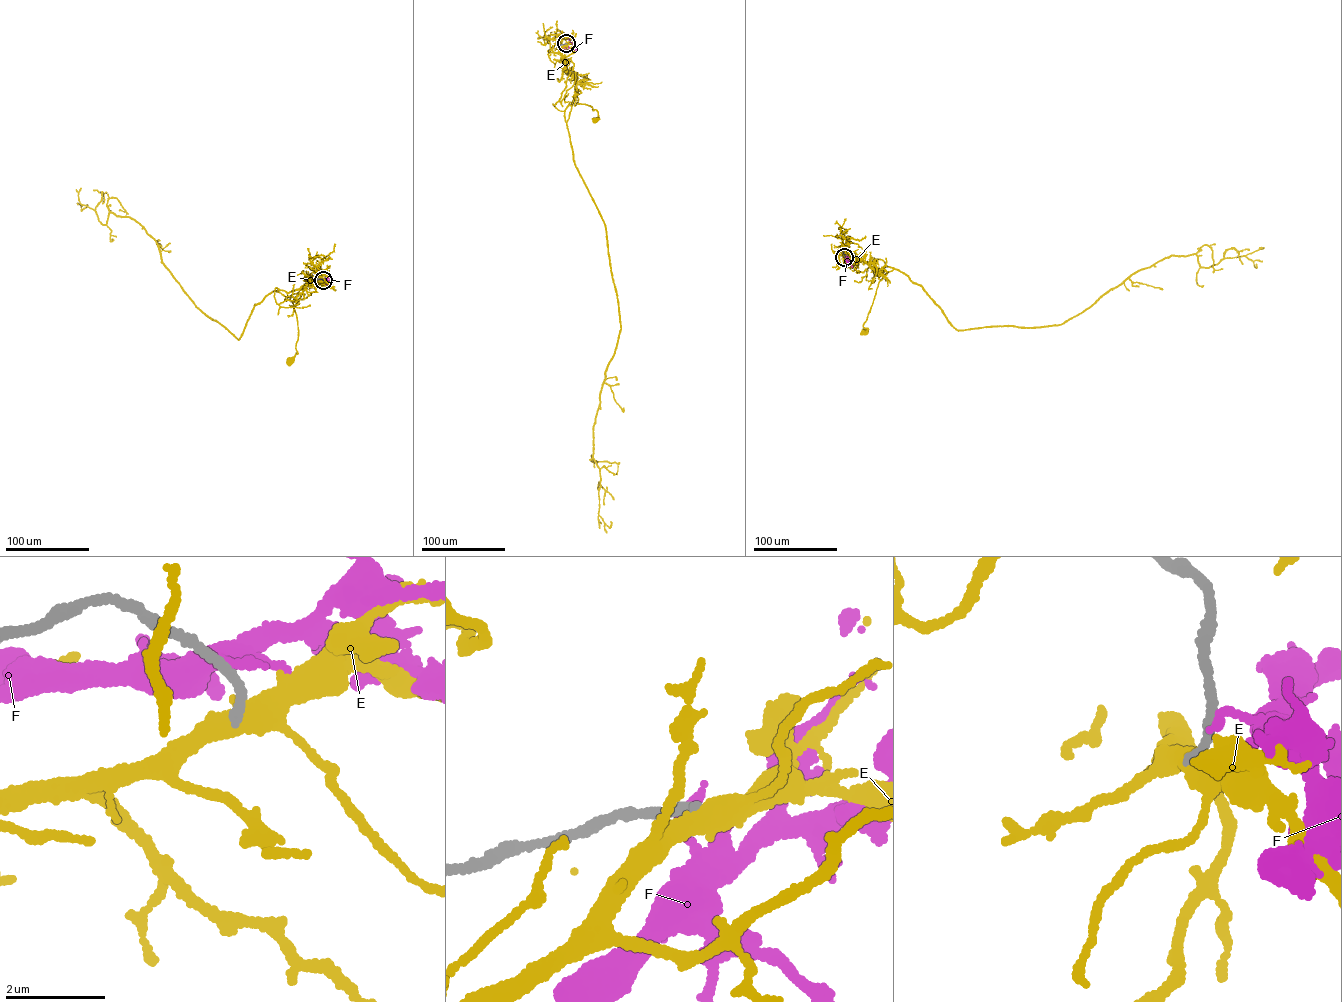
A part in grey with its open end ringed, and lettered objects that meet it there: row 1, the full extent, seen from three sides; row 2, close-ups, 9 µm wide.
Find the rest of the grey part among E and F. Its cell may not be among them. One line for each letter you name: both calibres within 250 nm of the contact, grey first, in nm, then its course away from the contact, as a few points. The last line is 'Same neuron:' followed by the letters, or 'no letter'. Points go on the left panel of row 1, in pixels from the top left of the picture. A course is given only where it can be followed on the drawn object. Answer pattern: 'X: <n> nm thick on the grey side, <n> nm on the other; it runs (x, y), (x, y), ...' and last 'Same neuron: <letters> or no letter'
Same neuron: no letter

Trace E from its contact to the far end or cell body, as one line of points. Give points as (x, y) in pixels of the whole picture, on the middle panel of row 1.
E: (566, 43), (560, 51), (566, 70), (575, 82), (577, 104), (596, 110), (598, 116), (595, 120)

